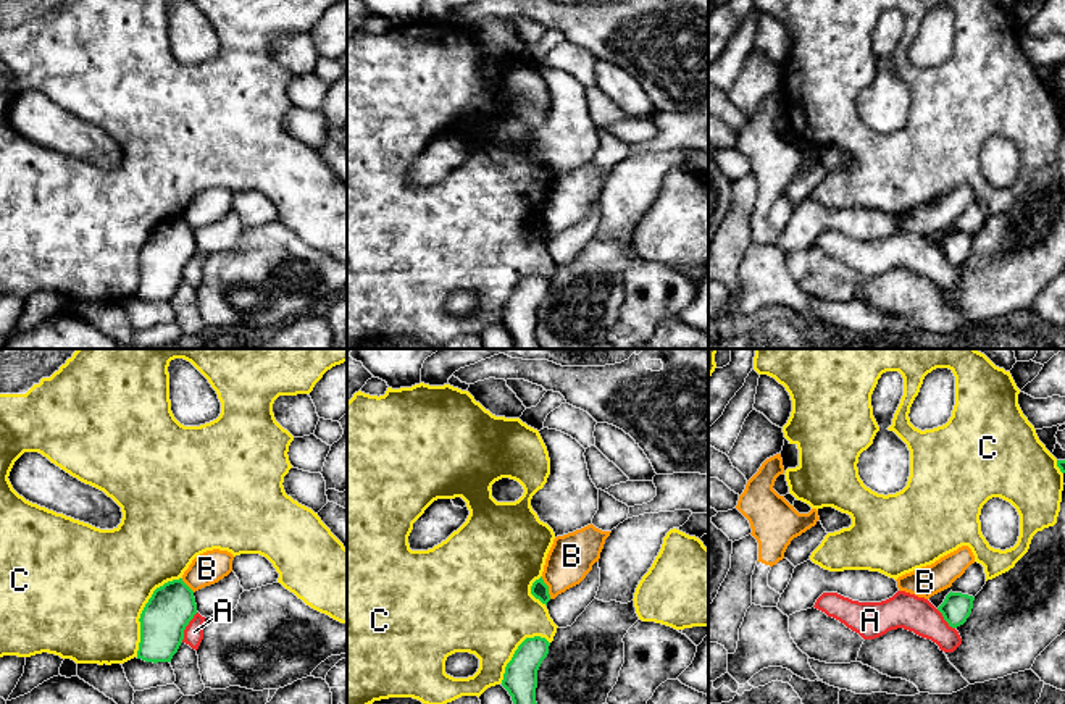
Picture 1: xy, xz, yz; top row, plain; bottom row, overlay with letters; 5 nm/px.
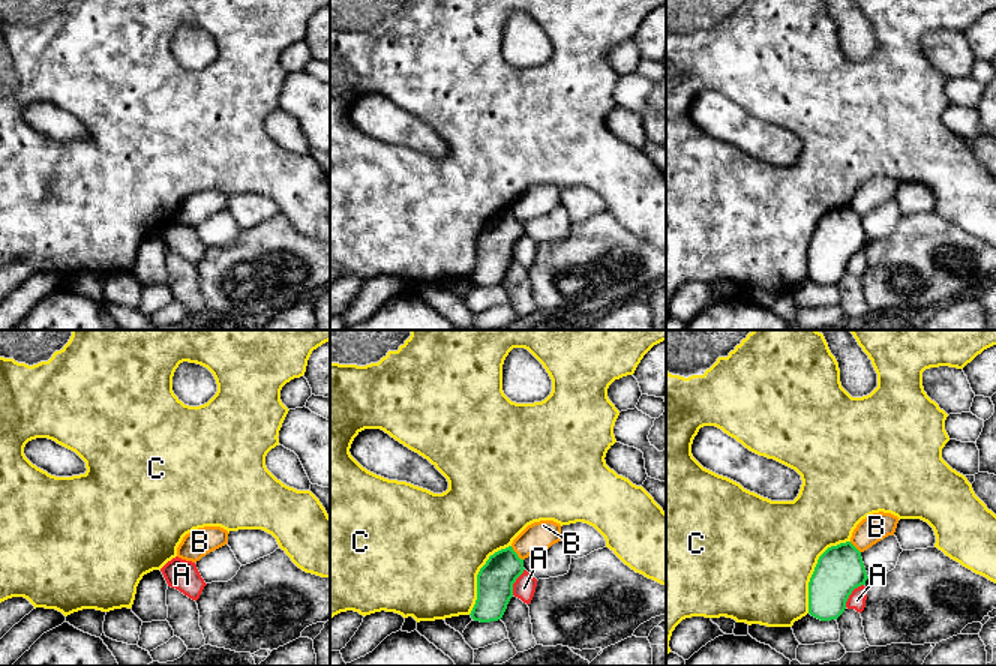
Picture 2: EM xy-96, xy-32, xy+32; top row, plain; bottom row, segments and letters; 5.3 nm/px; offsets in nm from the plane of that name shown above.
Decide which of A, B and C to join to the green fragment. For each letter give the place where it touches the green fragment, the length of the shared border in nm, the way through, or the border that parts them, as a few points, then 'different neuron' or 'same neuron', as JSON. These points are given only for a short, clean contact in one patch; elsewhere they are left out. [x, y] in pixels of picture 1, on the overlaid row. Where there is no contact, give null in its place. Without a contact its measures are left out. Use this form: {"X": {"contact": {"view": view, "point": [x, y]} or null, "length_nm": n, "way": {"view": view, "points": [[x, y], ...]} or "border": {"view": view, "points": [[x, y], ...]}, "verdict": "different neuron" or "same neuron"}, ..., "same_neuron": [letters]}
{"A": {"contact": {"view": "xy", "point": [186, 625]}, "length_nm": 170, "verdict": "different neuron"}, "B": {"contact": {"view": "xz", "point": [547, 588]}, "length_nm": 120, "border": {"view": "xz", "points": [[541, 577], [551, 598]]}, "verdict": "different neuron"}, "C": {"contact": {"view": "xy", "point": [142, 611]}, "length_nm": 460, "verdict": "different neuron"}, "same_neuron": []}

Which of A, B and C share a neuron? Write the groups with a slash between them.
A / B / C

